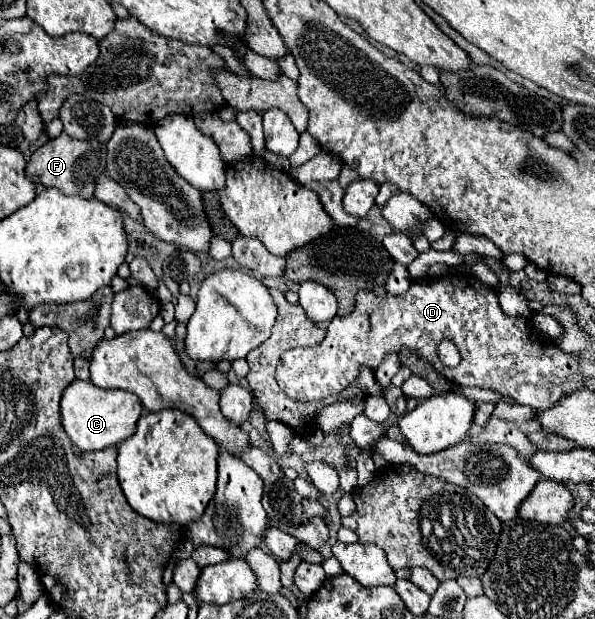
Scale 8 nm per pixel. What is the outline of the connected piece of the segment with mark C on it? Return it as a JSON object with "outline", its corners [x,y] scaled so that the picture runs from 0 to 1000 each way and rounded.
{"outline":[[[126,612],[103,641],[103,683],[116,709],[136,729],[166,729],[183,719],[200,719],[227,700],[230,677],[240,667],[240,654],[227,635],[200,628],[170,628],[153,616]]]}

